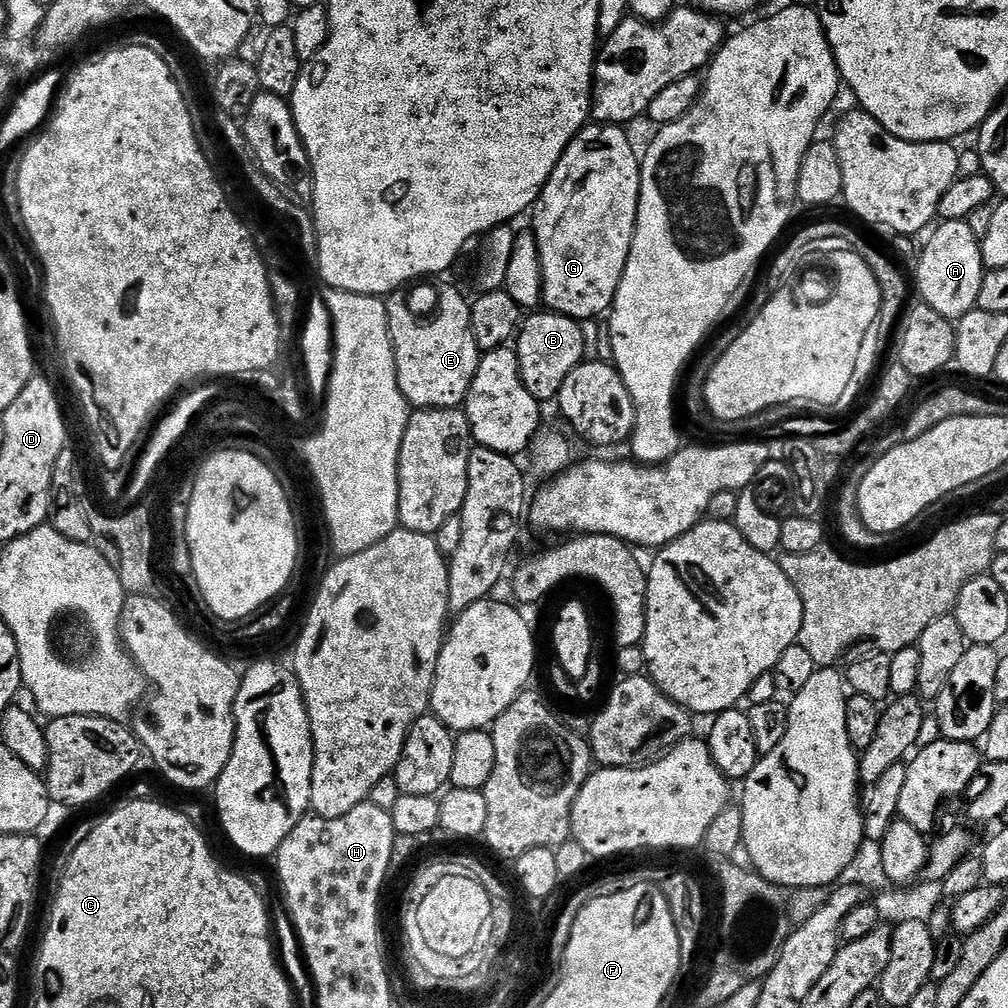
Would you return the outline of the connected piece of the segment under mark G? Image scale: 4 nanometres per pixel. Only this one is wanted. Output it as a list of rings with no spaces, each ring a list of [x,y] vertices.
[[[592,122],[585,126],[566,146],[531,213],[530,228],[536,234],[542,258],[544,304],[551,311],[561,312],[571,320],[589,322],[595,316],[603,317],[611,309],[612,299],[616,296],[630,258],[638,218],[642,160],[638,152],[636,156],[632,140],[624,132],[627,131],[623,127],[614,124]]]

